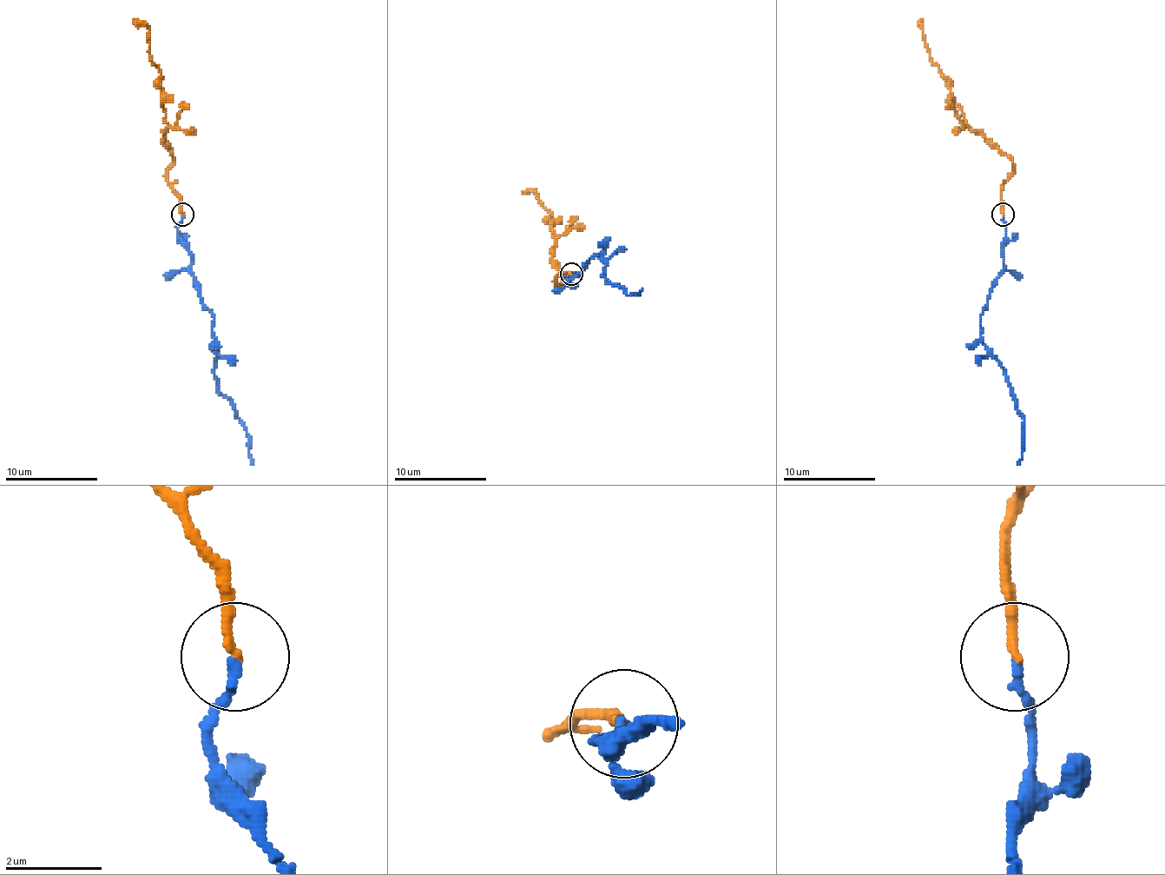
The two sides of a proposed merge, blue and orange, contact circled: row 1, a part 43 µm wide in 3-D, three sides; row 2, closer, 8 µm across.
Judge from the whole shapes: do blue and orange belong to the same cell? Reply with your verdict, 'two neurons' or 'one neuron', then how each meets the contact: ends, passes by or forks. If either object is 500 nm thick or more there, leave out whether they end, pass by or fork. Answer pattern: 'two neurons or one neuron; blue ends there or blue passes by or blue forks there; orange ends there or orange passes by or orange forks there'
one neuron; blue ends there; orange ends there

